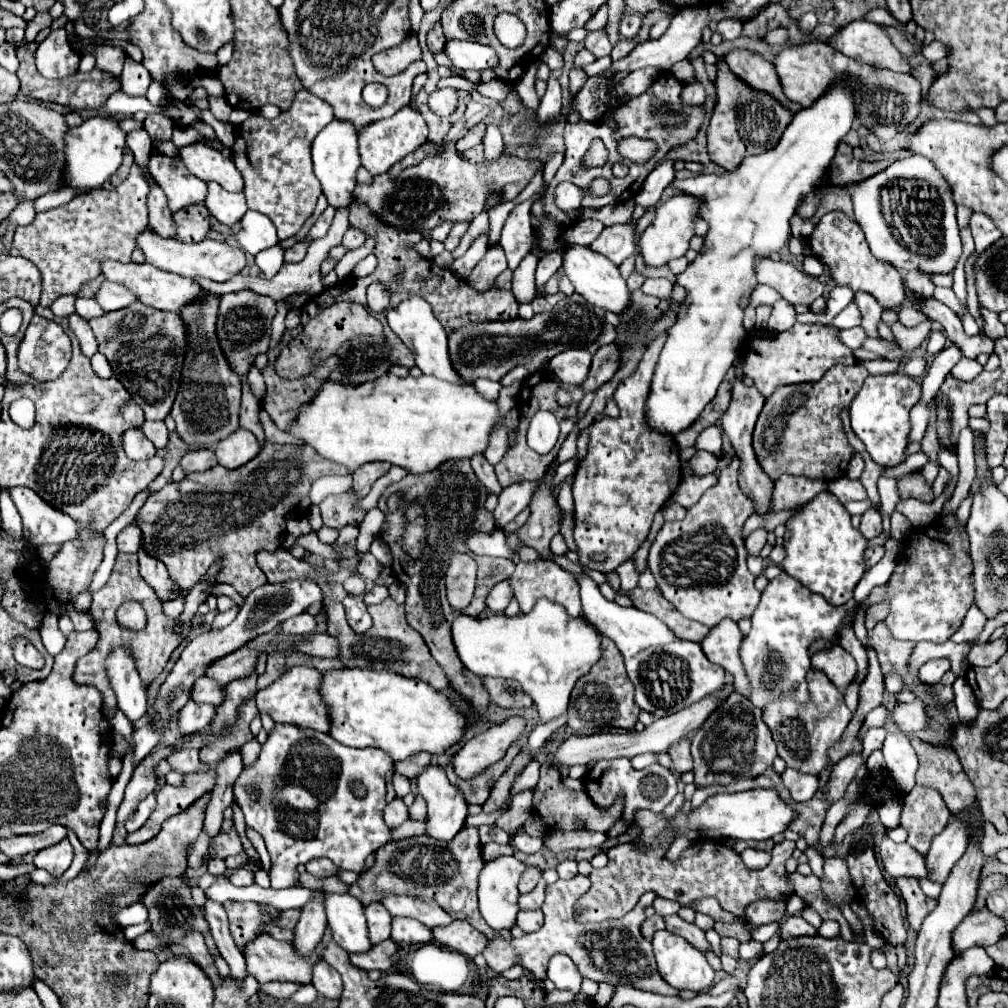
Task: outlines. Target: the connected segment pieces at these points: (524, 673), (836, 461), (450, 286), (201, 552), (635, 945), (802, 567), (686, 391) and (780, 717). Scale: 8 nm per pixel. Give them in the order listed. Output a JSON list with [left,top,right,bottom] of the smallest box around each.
[[452,598,602,722],[752,364,870,482],[328,200,518,330],[136,444,350,598],[484,874,678,996],[742,492,868,606],[646,82,854,436],[762,670,852,776]]

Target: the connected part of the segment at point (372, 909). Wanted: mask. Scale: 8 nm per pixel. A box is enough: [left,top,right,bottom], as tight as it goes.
[364,904,392,944]

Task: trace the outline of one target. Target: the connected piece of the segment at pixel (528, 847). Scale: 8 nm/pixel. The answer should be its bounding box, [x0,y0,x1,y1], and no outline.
[512,831,543,854]

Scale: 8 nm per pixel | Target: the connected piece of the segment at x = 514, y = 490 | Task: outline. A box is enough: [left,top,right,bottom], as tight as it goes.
[494,480,542,528]

